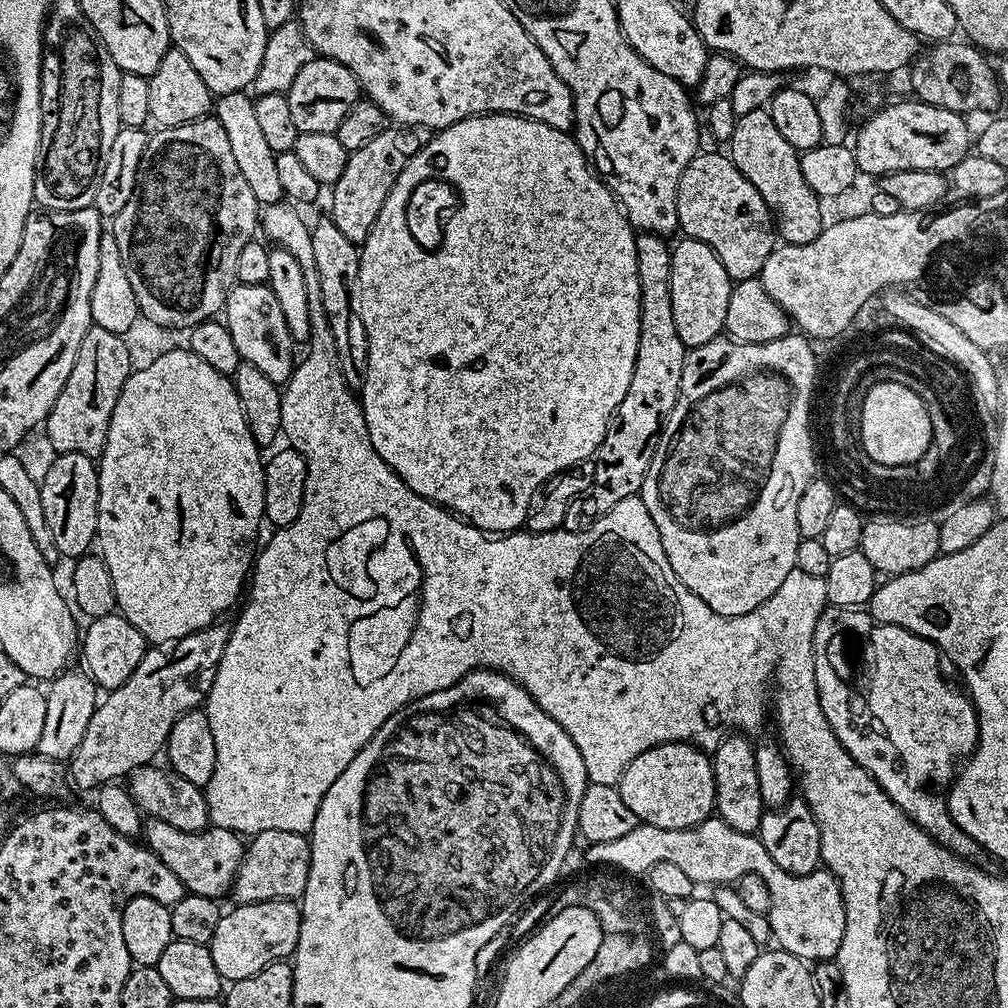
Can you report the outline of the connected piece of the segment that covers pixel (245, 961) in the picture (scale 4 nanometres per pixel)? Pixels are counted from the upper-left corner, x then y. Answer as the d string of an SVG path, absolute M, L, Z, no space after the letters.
M271 900L253 904L236 904L221 915L214 938L207 945L218 966L221 981L231 982L256 976L258 970L276 960L288 960L298 946L300 904L294 900Z

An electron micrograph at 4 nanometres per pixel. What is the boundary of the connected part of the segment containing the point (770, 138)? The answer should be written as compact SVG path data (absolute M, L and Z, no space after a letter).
M767 109L750 111L737 117L728 141L728 156L739 172L751 182L774 213L776 232L783 243L805 245L822 232L819 196L808 186L802 174L796 148L779 133Z

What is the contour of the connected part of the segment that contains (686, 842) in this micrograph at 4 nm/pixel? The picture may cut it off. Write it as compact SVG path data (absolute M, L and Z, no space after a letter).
M709 818L703 820L701 824L696 824L692 828L683 828L682 830L666 830L662 826L650 826L643 822L637 823L634 830L630 830L630 834L625 834L622 838L614 838L614 842L598 842L597 844L588 844L588 860L592 864L609 864L609 869L619 870L624 874L643 874L650 870L650 866L654 866L654 862L671 862L677 864L681 870L691 878L693 885L712 884L711 886L732 886L738 878L742 878L742 874L749 872L750 874L758 874L766 882L766 886L770 886L770 910L766 913L772 934L777 944L783 951L794 954L800 960L805 962L819 962L821 960L835 960L838 950L842 946L842 934L846 930L846 910L844 909L844 899L842 898L842 890L840 883L836 880L836 875L827 870L817 870L806 874L805 876L795 876L794 874L786 874L786 870L782 870L782 866L778 866L774 862L774 858L770 858L770 854L766 854L766 846L762 846L759 835L751 832L743 832L742 830L734 830L734 826L726 826L726 822L719 818Z

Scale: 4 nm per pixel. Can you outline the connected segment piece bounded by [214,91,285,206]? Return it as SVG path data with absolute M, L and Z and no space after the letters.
M247 91L231 92L219 97L214 104L214 115L222 122L222 130L226 130L226 138L230 138L230 150L234 150L234 162L238 162L238 170L242 178L246 178L250 190L254 190L254 198L261 206L281 203L285 199L280 179L276 153L270 150L266 137L258 123L256 100L248 97Z

